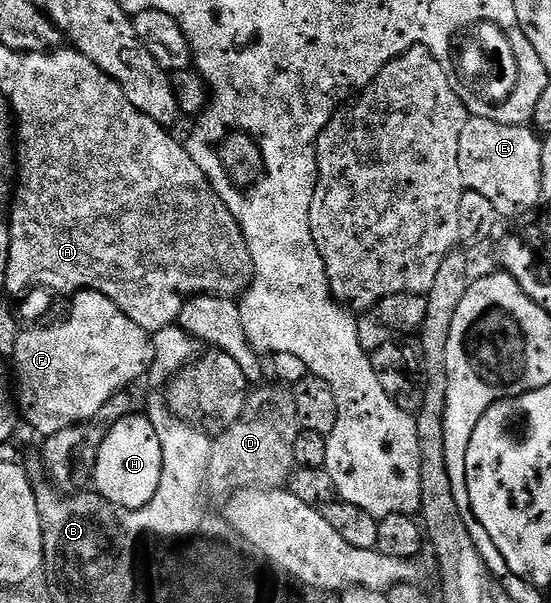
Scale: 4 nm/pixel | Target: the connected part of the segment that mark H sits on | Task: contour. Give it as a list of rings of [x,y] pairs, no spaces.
[[[138,415],[126,416],[116,422],[116,426],[112,426],[108,438],[104,438],[104,446],[100,446],[96,466],[92,469],[93,487],[107,502],[119,509],[143,508],[145,504],[152,502],[156,486],[160,486],[160,438],[156,438],[156,430],[149,415]]]

